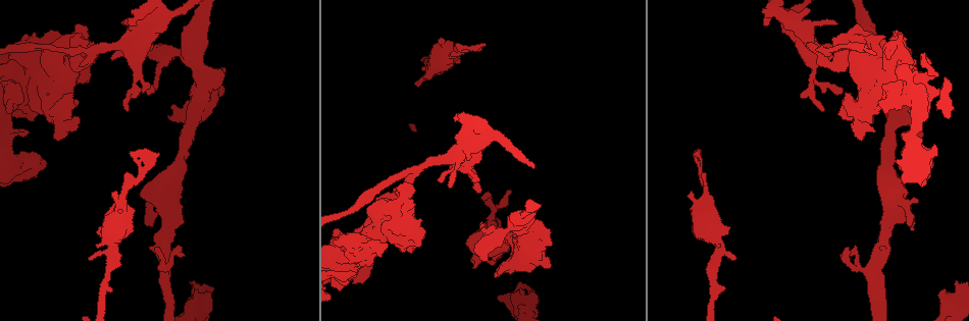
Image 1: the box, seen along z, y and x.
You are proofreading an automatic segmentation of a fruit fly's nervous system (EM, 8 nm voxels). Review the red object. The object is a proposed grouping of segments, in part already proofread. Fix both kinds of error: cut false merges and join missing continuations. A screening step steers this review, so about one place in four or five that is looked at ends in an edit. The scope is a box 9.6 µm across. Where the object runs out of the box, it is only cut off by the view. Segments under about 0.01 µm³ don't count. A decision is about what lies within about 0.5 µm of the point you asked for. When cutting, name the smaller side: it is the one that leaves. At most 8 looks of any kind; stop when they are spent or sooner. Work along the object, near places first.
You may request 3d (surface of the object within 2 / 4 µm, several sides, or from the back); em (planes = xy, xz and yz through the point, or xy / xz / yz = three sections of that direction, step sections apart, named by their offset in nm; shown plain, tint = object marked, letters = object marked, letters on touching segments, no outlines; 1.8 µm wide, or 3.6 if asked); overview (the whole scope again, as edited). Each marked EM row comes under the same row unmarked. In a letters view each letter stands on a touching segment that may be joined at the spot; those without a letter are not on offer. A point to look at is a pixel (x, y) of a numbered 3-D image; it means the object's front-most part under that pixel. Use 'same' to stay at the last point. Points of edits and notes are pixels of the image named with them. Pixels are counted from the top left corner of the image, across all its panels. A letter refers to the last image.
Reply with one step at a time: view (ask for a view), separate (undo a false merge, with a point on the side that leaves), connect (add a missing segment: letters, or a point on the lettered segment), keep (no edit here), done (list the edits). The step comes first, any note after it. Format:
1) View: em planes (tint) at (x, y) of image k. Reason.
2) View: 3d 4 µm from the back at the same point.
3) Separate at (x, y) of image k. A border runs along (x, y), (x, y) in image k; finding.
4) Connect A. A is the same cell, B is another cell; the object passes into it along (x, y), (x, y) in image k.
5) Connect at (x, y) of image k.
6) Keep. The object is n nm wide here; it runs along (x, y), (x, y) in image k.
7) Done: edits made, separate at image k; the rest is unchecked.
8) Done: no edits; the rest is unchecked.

View: em xy step 8 (tint) at (391, 208) of image 1. Four or more arms meet.

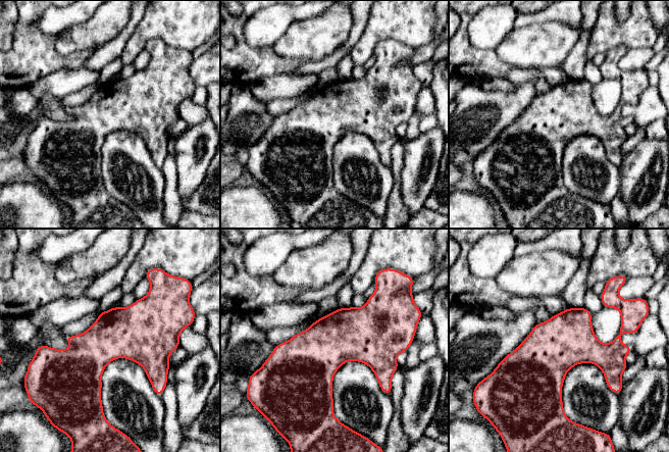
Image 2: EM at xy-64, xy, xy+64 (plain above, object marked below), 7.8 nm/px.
View: em planes (letters) at the same point. Cut it another way.

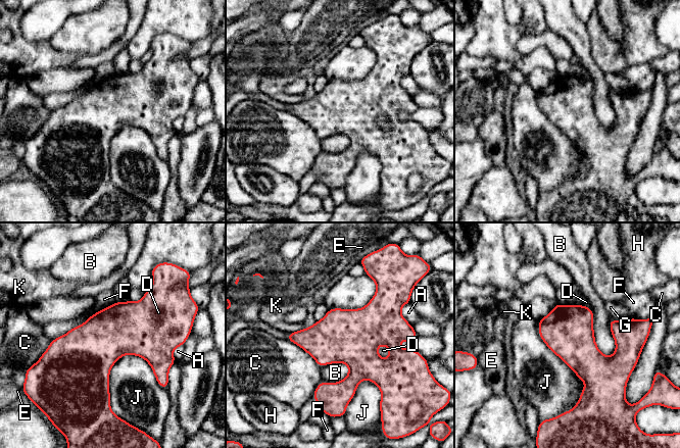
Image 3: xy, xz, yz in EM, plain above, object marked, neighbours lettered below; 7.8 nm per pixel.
Keep. The longest contact is with J, 480 nm; A, B, C, D, E, F, G, H, J and K are other cells; a border runs along (143, 357), (110, 368), (109, 407) in image 3; all the same neuron.

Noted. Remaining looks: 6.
View: em yz step 8 (letters) at (36, 114) of image 1. An open end.

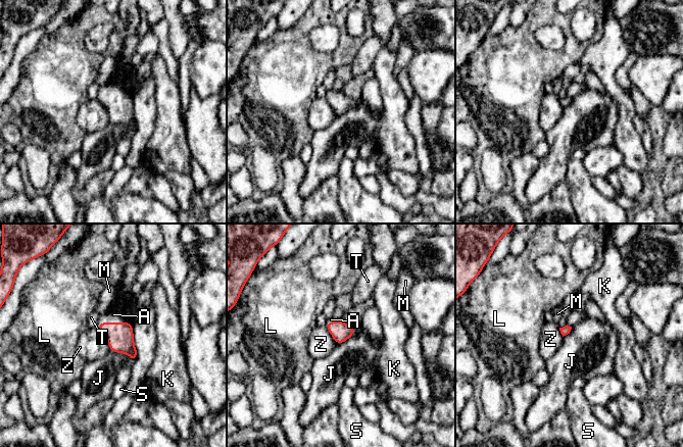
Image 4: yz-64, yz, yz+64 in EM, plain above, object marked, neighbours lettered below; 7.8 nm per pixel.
Connect at (113, 314) of image 4. A is the same cell, J, K, L, M, S, T and Z are other cells; the neuron continues.

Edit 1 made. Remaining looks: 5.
View: em yz step 16 (tint) at (151, 201) of image 1. Thick turns thin.

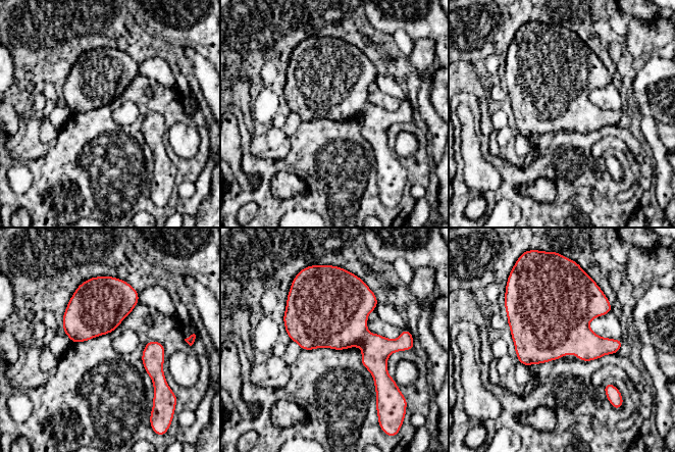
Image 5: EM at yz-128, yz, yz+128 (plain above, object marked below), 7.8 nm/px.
View: em planes (tint) at the same point. Cut it another way.

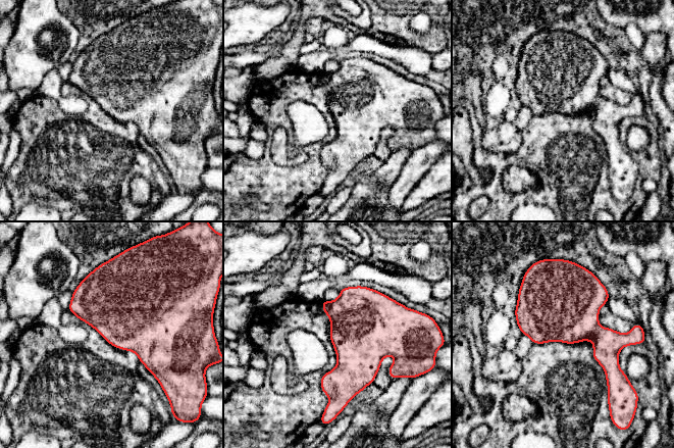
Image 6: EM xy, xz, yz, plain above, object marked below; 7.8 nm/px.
View: em planes (letters) at the same point. See the neighbours.

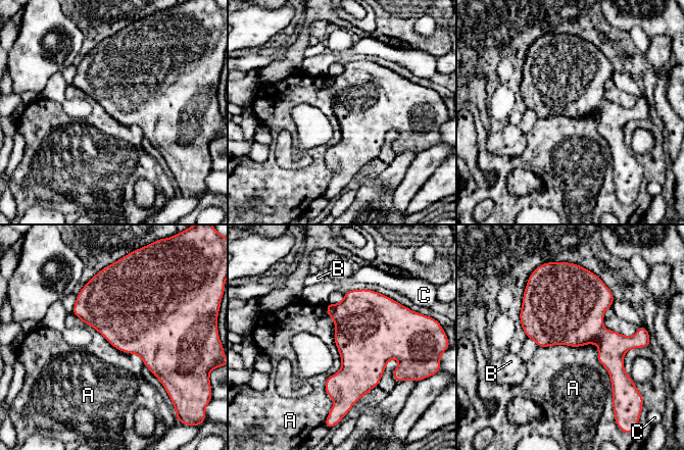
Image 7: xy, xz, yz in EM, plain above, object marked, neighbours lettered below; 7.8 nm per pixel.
Keep. The longest contact is with A, 700 nm; A, B and C are other cells; a border runs along (538, 346), (596, 344), (613, 396) in image 7; one neuron here.

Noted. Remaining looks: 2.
View: em yz step 8 (letters) at (222, 69) of image 1. Branch stops here.

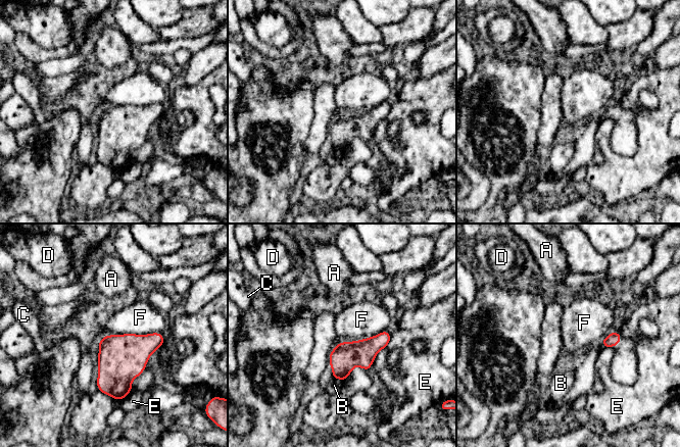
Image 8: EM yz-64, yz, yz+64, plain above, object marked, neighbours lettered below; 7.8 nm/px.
View: em planes (letters) at the same point. Another direction.

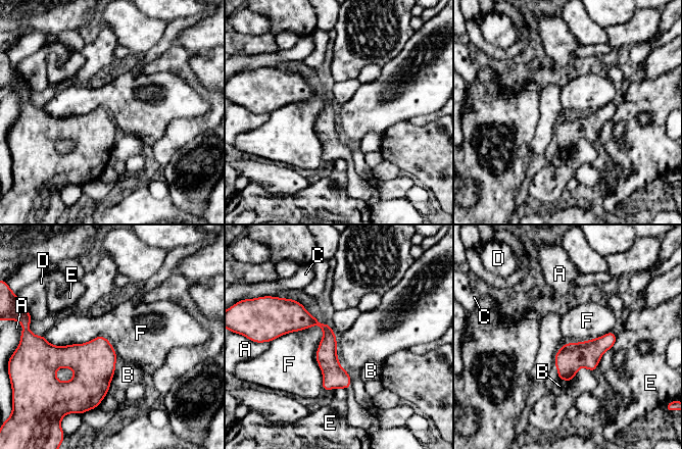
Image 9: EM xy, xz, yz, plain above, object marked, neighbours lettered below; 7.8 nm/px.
Keep. A, B, C, D, E and F are other cells; it runs along (289, 304), (328, 332), (346, 386) in image 9; no lettered segment goes on from it.

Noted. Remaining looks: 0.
Done: edits made, connect at image 4; the rest is unchecked.

